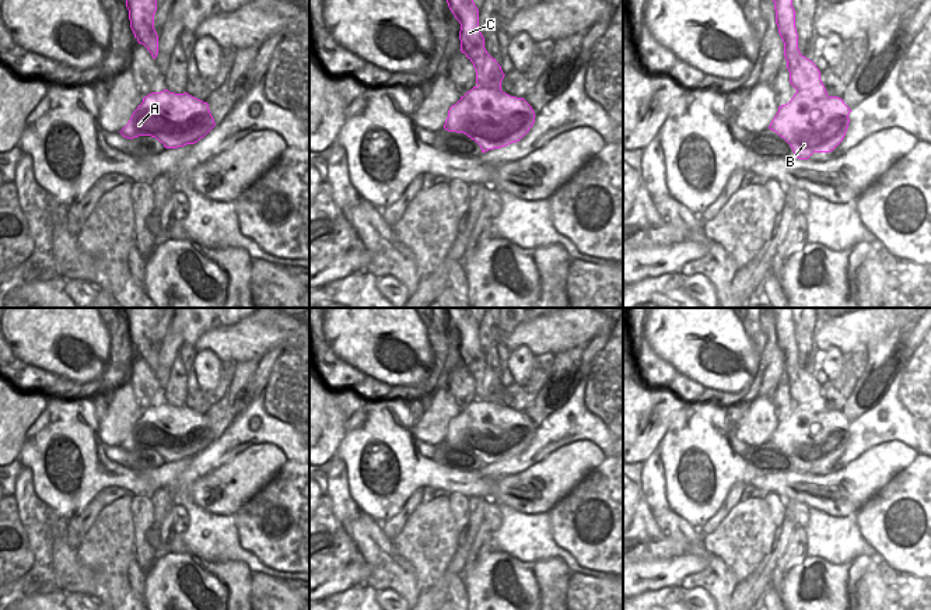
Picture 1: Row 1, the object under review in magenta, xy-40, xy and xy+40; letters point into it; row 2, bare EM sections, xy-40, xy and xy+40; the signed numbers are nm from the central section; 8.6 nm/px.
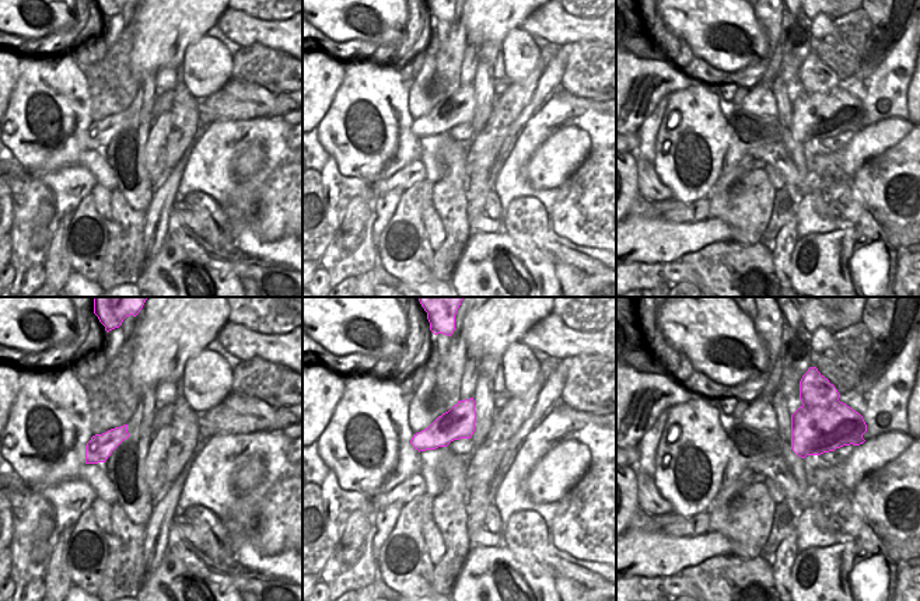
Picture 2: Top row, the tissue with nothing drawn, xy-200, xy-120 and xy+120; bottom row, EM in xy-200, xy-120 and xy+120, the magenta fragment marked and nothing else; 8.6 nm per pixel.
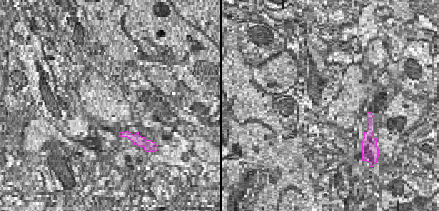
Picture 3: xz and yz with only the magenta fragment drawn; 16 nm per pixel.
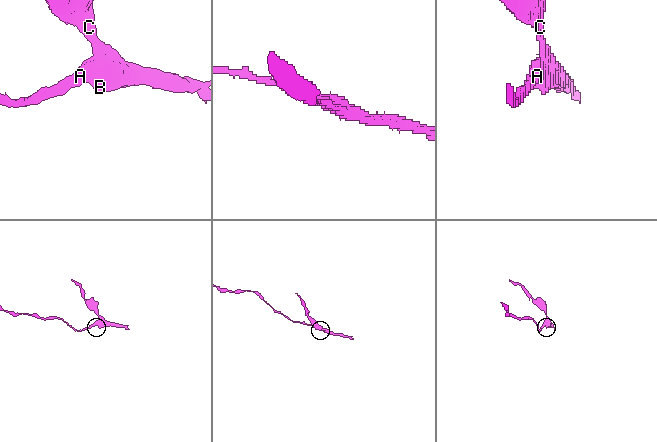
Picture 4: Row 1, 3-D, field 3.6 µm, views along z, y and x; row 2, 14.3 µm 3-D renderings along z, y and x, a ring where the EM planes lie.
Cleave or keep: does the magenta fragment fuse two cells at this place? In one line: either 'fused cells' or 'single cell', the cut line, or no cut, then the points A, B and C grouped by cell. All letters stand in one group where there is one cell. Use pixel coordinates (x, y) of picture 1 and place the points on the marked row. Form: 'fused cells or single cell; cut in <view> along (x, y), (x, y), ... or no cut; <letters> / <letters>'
fused cells; cut in xy+40 along (797, 90), (811, 97), (828, 95); A B / C

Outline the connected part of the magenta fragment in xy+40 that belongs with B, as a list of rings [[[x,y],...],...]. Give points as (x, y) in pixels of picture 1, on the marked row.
[[[797,91],[788,104],[778,106],[769,129],[791,146],[795,158],[808,159],[813,152],[833,151],[843,141],[850,112],[851,109],[839,97],[811,98]]]

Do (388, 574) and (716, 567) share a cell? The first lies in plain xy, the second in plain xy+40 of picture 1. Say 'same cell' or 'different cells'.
same cell

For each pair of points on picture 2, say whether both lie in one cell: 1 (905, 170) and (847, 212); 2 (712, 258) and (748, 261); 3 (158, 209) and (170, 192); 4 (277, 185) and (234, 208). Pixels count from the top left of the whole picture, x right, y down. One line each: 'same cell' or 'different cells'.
1: different cells
2: same cell
3: same cell
4: different cells

